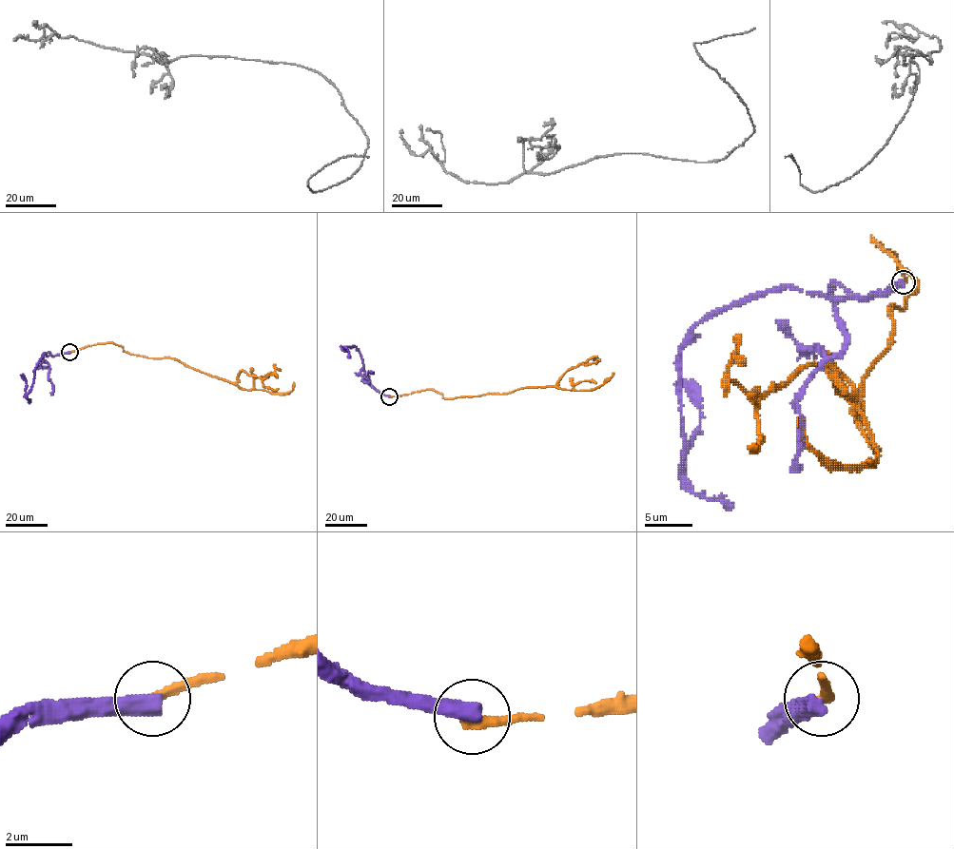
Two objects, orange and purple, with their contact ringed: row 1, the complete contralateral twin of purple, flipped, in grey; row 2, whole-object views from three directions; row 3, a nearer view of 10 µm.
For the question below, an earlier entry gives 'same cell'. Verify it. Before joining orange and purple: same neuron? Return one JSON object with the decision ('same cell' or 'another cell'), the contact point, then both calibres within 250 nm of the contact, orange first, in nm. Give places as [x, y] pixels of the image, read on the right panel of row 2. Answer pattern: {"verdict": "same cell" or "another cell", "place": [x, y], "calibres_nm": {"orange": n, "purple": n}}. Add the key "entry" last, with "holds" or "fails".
{"verdict": "another cell", "place": [904, 281], "calibres_nm": {"orange": 320, "purple": 550}, "entry": "fails"}

